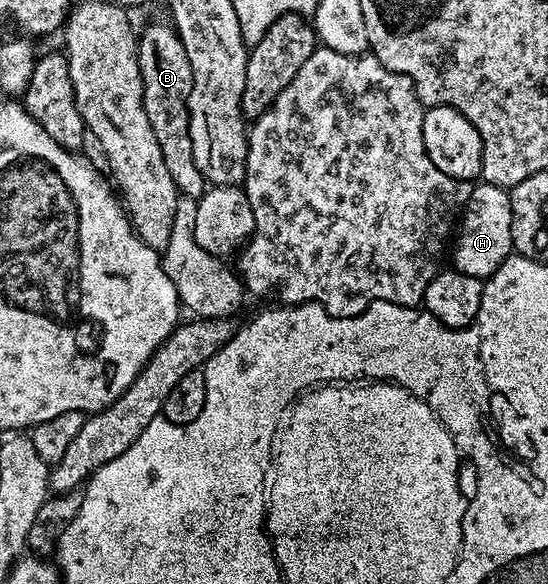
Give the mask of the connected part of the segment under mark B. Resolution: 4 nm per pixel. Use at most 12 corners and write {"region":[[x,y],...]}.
{"region":[[173,25],[141,31],[144,112],[179,195],[208,183],[192,156],[188,52]]}

